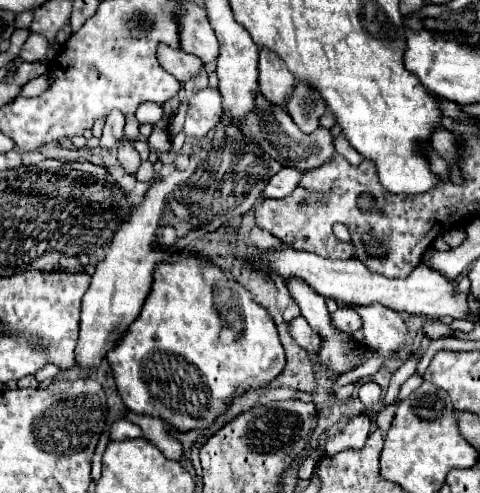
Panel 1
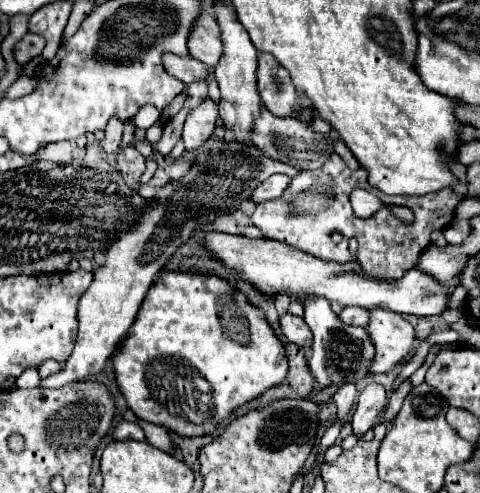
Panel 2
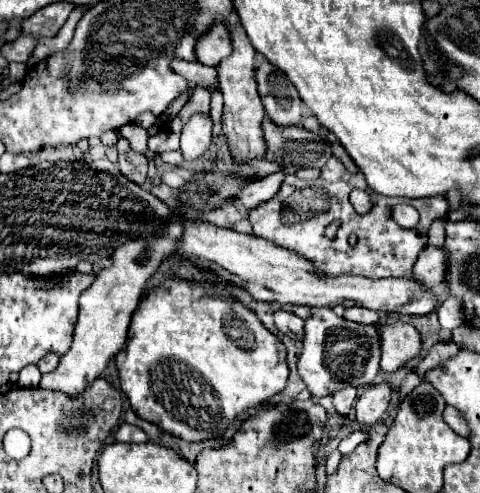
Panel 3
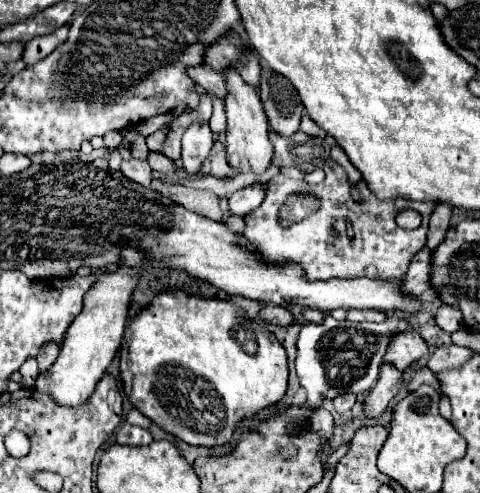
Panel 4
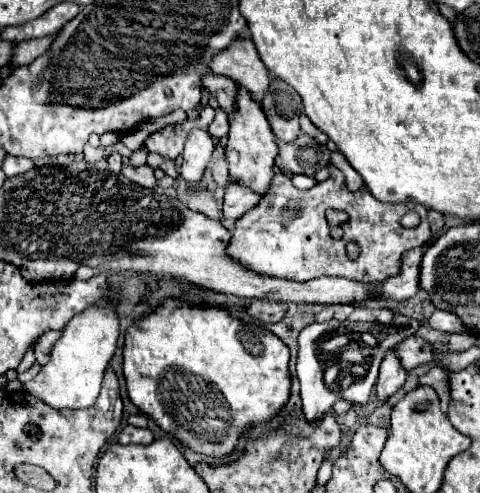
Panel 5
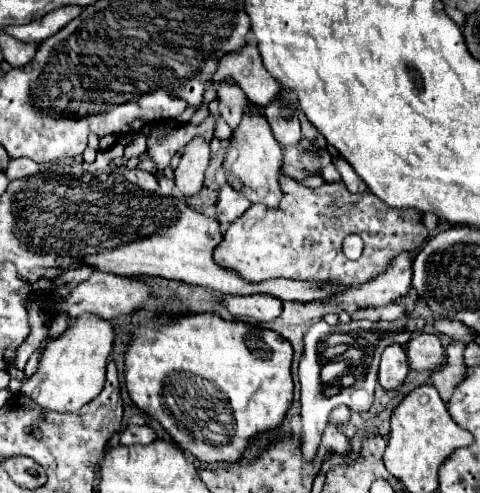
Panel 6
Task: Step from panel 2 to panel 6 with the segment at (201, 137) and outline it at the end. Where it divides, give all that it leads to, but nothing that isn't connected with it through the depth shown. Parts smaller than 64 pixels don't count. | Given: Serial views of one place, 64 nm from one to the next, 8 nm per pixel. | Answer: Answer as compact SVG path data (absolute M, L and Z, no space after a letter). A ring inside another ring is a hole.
M194 138L184 146L184 154L180 160L180 166L174 170L174 182L176 190L182 198L194 196L204 182L204 170L210 162L210 146L204 142L204 138Z

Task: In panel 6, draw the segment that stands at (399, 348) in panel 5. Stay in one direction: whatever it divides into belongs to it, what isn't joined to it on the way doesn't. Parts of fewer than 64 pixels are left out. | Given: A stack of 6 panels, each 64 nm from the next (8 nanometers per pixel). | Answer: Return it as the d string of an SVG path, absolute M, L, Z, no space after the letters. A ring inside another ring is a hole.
M418 334L404 346L410 370L434 370L444 362L444 346L434 334Z

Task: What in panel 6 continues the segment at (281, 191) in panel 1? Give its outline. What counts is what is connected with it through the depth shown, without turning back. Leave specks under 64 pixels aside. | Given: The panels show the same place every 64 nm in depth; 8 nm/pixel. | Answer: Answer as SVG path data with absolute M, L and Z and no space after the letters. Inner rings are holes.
M226 184L226 186L222 186L222 190L220 190L220 202L216 204L216 208L218 208L216 220L218 220L220 226L226 230L228 224L234 222L236 216L242 216L242 212L244 212L248 206L252 206L252 202L250 202L244 194L236 192L230 184Z

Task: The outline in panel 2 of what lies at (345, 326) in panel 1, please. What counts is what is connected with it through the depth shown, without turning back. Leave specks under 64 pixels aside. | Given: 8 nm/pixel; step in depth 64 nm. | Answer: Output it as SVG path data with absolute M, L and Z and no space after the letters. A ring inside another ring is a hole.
M346 306L346 308L342 308L338 318L350 326L366 326L368 324L368 310L356 308L356 306Z

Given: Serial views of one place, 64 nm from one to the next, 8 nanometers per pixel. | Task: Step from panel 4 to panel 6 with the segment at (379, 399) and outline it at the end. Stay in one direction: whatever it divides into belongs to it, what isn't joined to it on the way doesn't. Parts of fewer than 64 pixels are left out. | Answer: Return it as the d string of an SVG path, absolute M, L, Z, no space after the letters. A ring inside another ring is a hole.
M392 344L392 348L384 350L378 382L384 390L396 390L404 382L406 374L408 374L408 362L404 356L404 348Z

